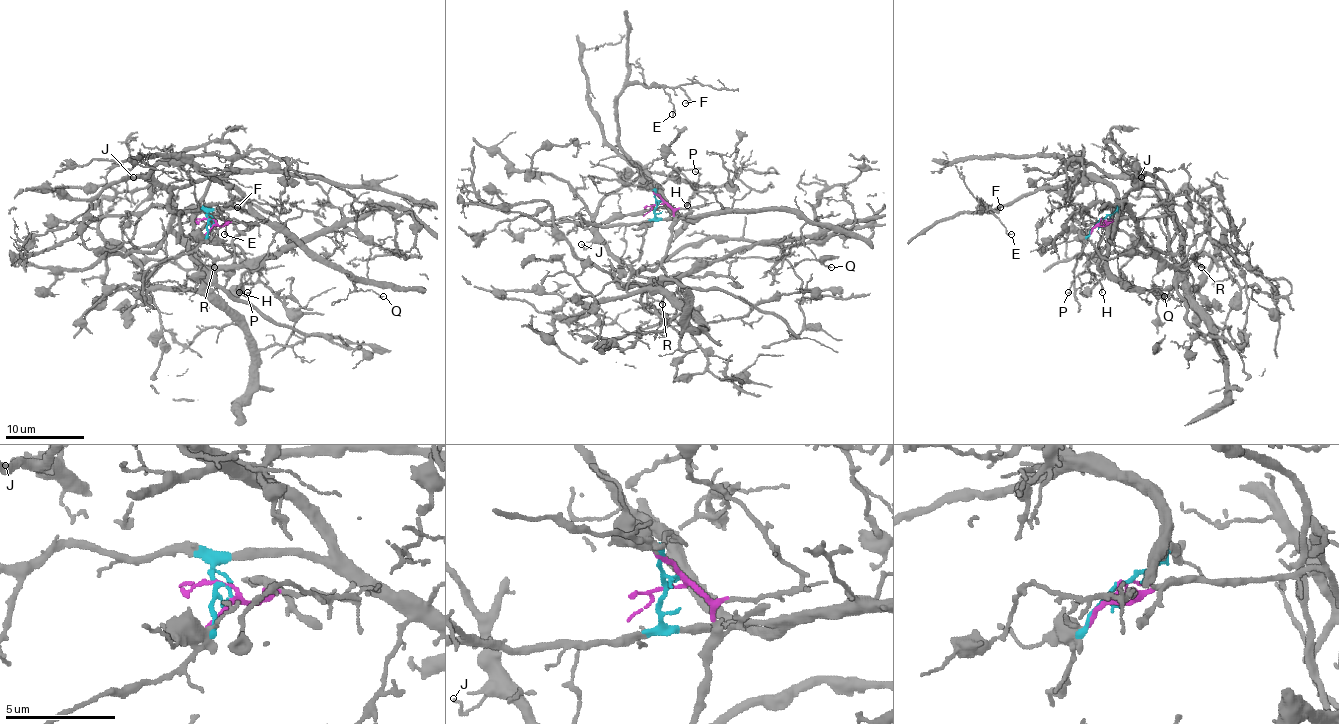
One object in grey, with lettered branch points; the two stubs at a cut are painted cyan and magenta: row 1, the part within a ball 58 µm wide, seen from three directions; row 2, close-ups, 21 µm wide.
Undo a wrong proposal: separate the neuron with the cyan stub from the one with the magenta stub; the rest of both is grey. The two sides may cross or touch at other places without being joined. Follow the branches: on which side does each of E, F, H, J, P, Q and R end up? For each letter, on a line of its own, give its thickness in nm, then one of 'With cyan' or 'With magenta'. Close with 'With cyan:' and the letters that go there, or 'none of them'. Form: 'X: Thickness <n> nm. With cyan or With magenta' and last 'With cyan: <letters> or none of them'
E: Thickness 130 nm. With cyan
F: Thickness 180 nm. With cyan
H: Thickness 200 nm. With cyan
J: Thickness 70 nm. With magenta
P: Thickness 110 nm. With cyan
Q: Thickness 130 nm. With cyan
R: Thickness 130 nm. With magenta
With cyan: E, F, H, P, Q

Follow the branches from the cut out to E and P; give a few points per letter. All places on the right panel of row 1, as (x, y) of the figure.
E: (1101, 220), (1114, 212), (1114, 192), (1105, 182), (1075, 178), (980, 212), (986, 204), (1012, 234)
P: (1101, 220), (1114, 212), (1114, 208), (1112, 224), (1105, 232), (1089, 269), (1071, 283), (1067, 293)

